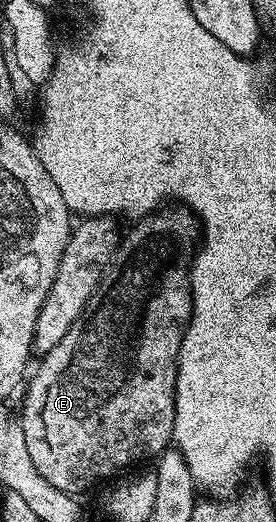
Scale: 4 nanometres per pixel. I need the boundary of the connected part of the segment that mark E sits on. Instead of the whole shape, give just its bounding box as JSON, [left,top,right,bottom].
[18,210,198,496]

